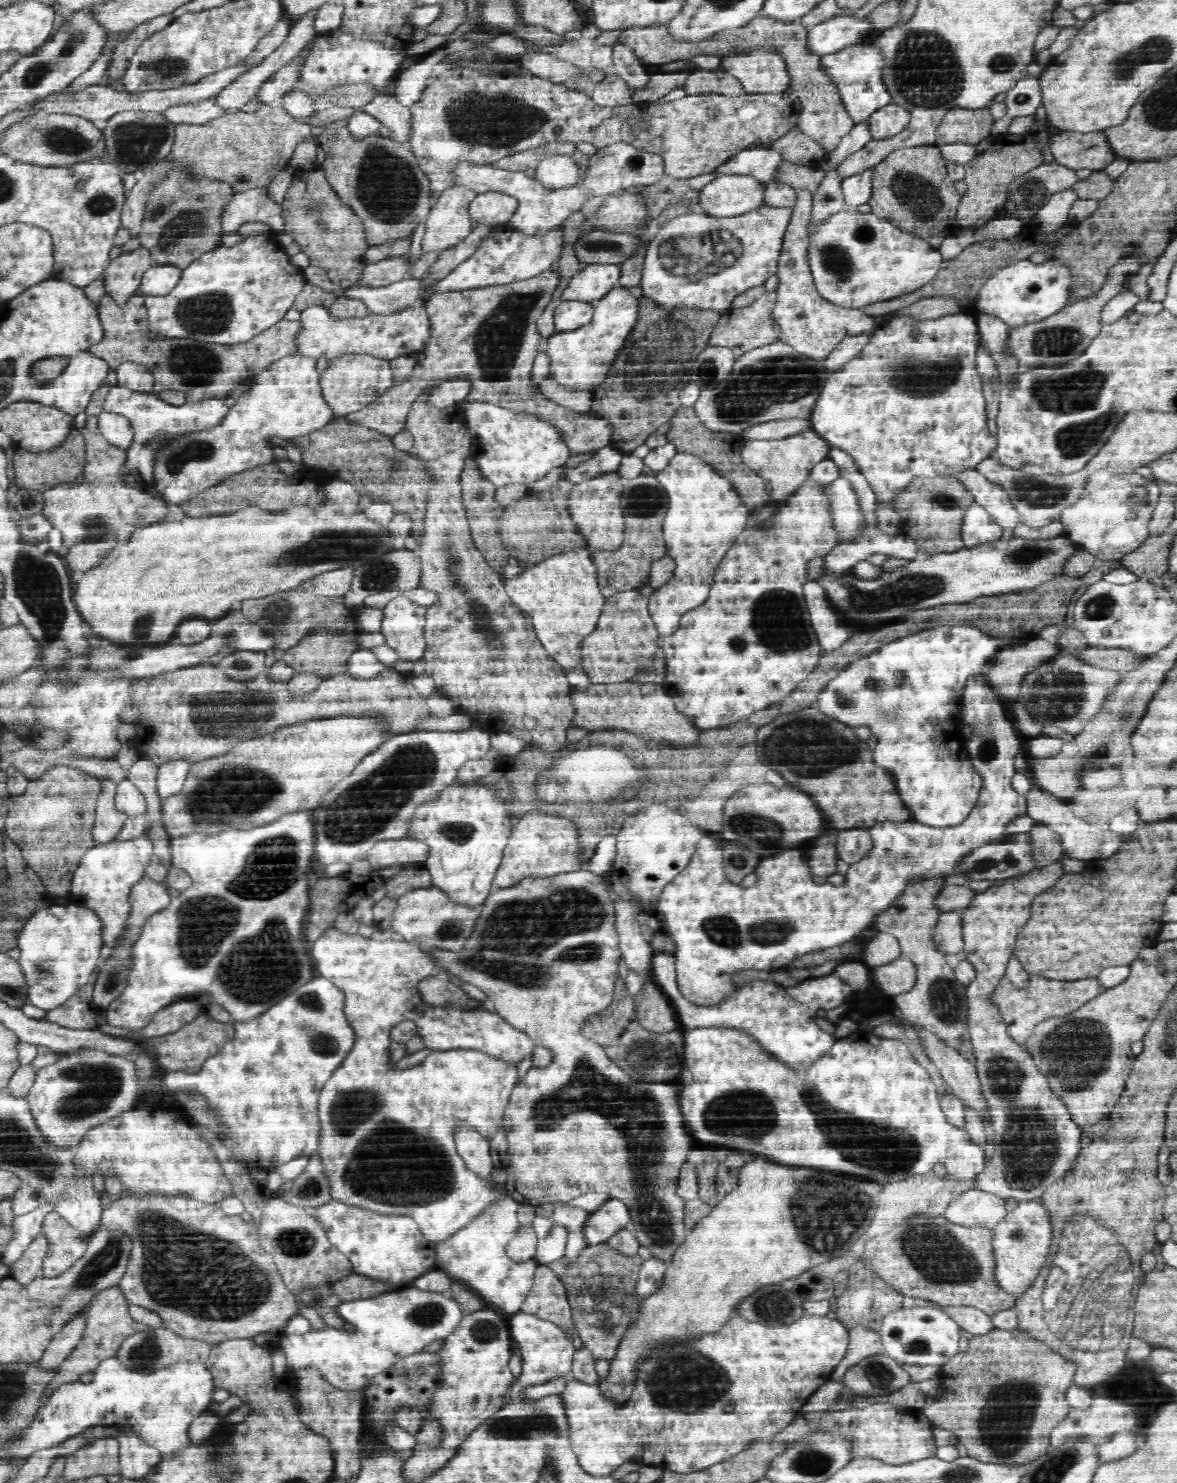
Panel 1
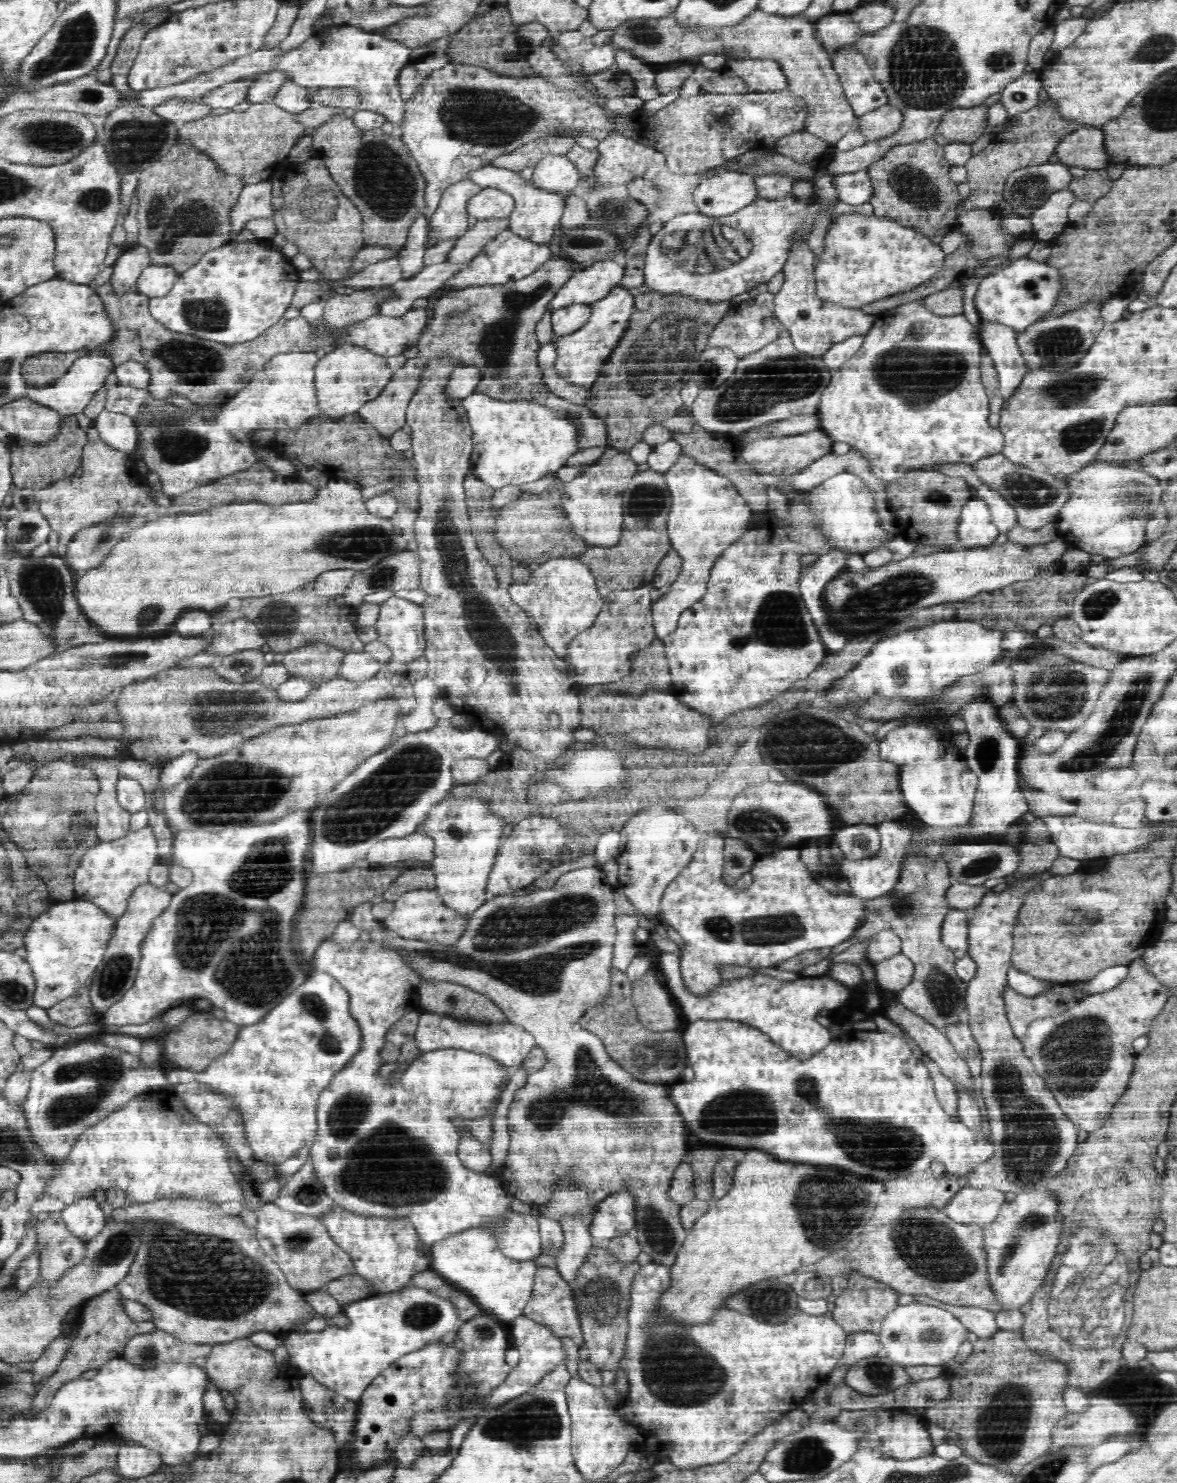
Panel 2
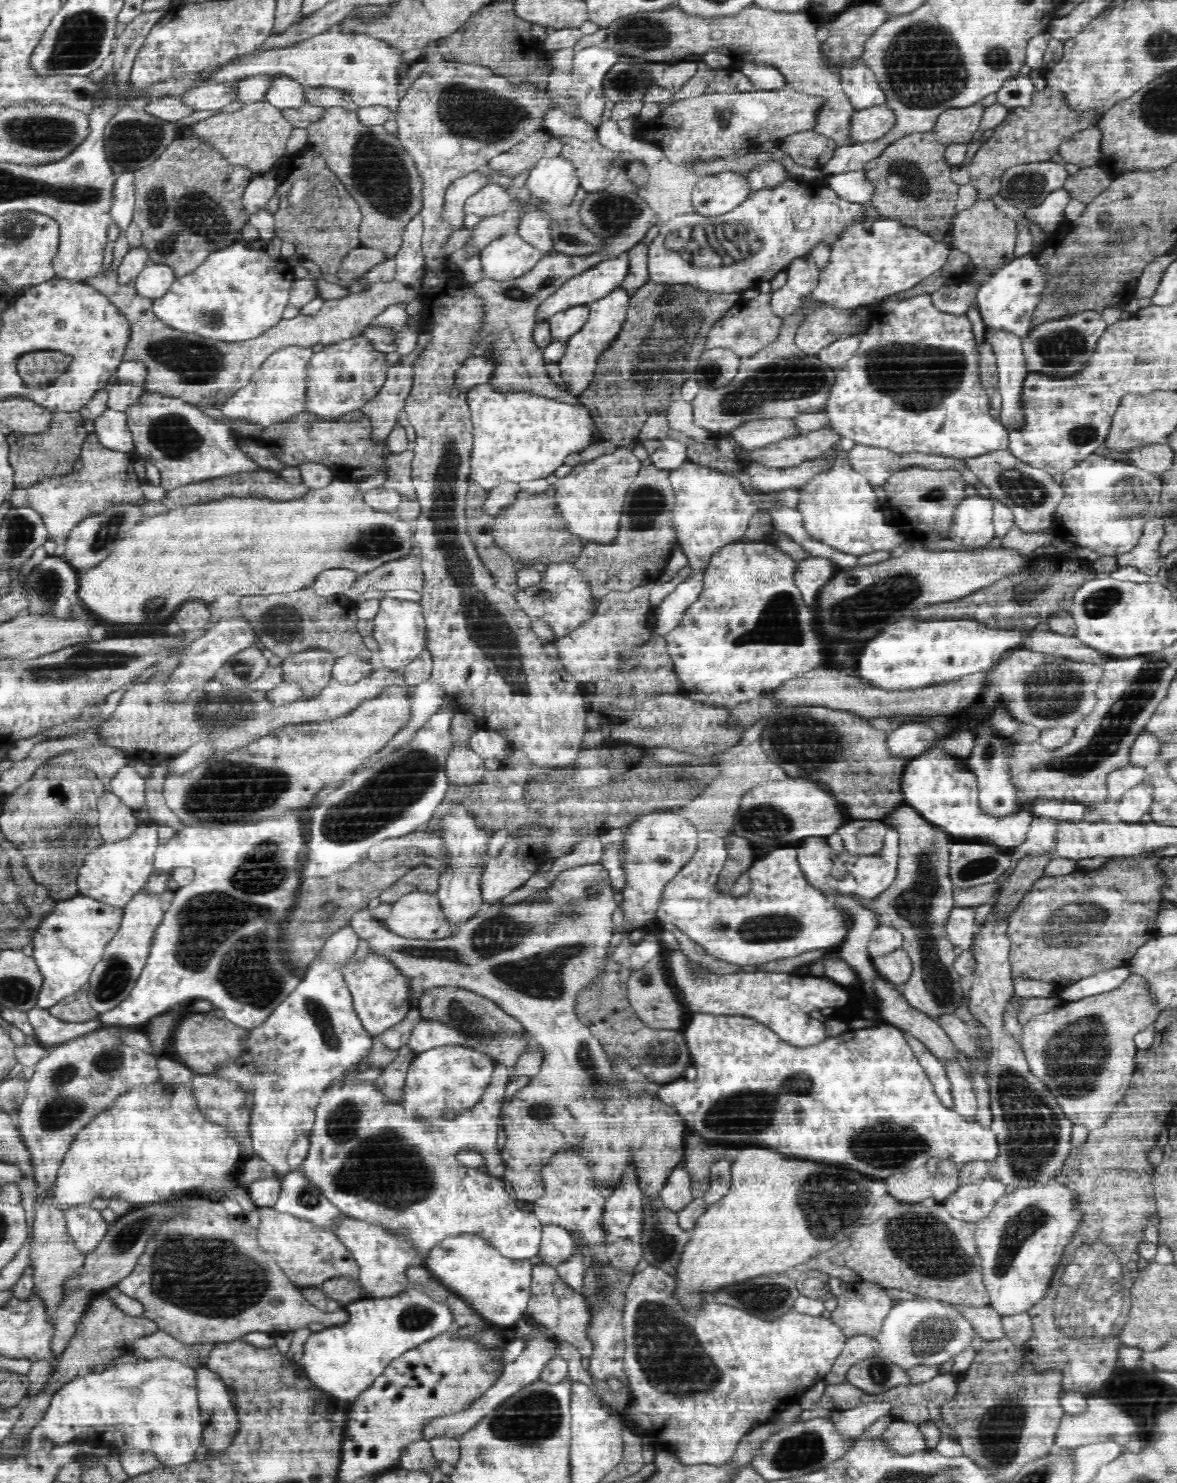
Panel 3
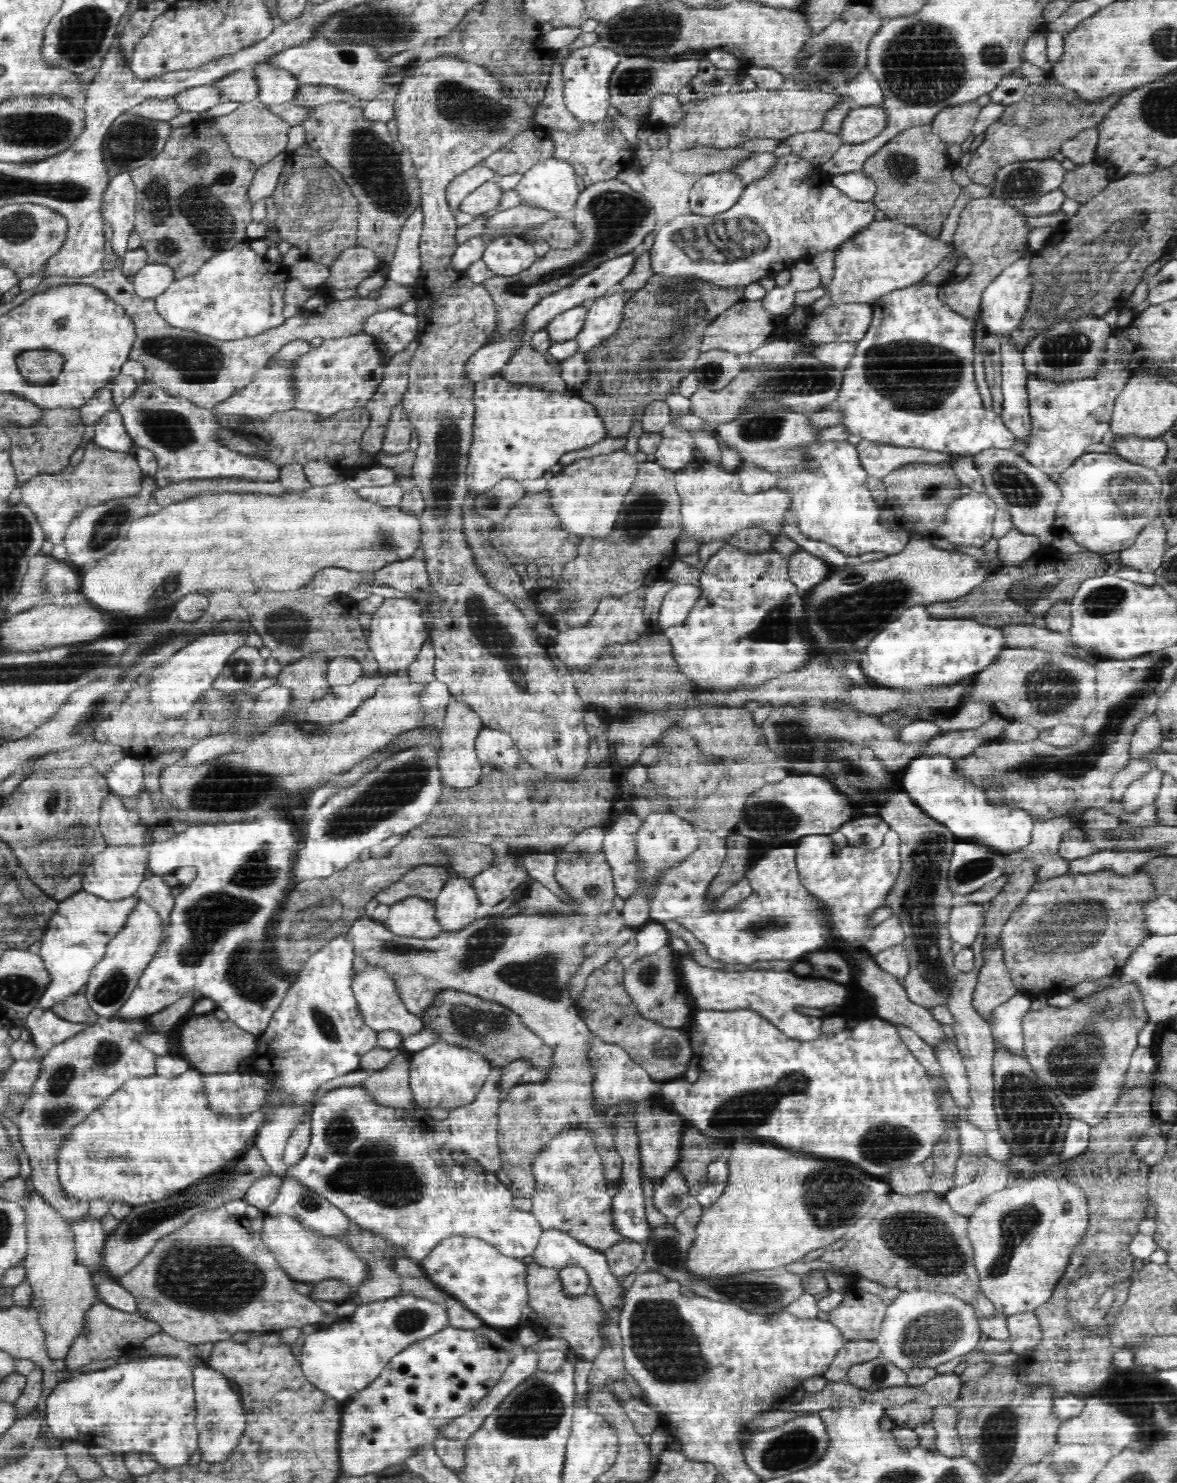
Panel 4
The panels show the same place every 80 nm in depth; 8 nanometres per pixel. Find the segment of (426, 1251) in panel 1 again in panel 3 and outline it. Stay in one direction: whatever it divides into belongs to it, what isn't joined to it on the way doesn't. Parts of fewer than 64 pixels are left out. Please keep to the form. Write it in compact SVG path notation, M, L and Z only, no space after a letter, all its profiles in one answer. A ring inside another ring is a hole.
M345 1217L344 1223L334 1232L360 1265L358 1286L361 1296L366 1298L381 1299L402 1294L408 1282L404 1273L406 1266L423 1266L423 1258L415 1254L414 1247L410 1246L406 1239L394 1238L376 1226L367 1226L366 1223Z

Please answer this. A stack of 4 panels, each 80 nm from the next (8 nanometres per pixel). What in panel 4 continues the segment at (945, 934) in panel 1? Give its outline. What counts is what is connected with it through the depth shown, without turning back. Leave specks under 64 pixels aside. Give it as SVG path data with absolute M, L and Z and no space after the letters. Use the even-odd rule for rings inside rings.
M968 903L953 905L946 930L952 942L970 947L986 926L986 904Z

